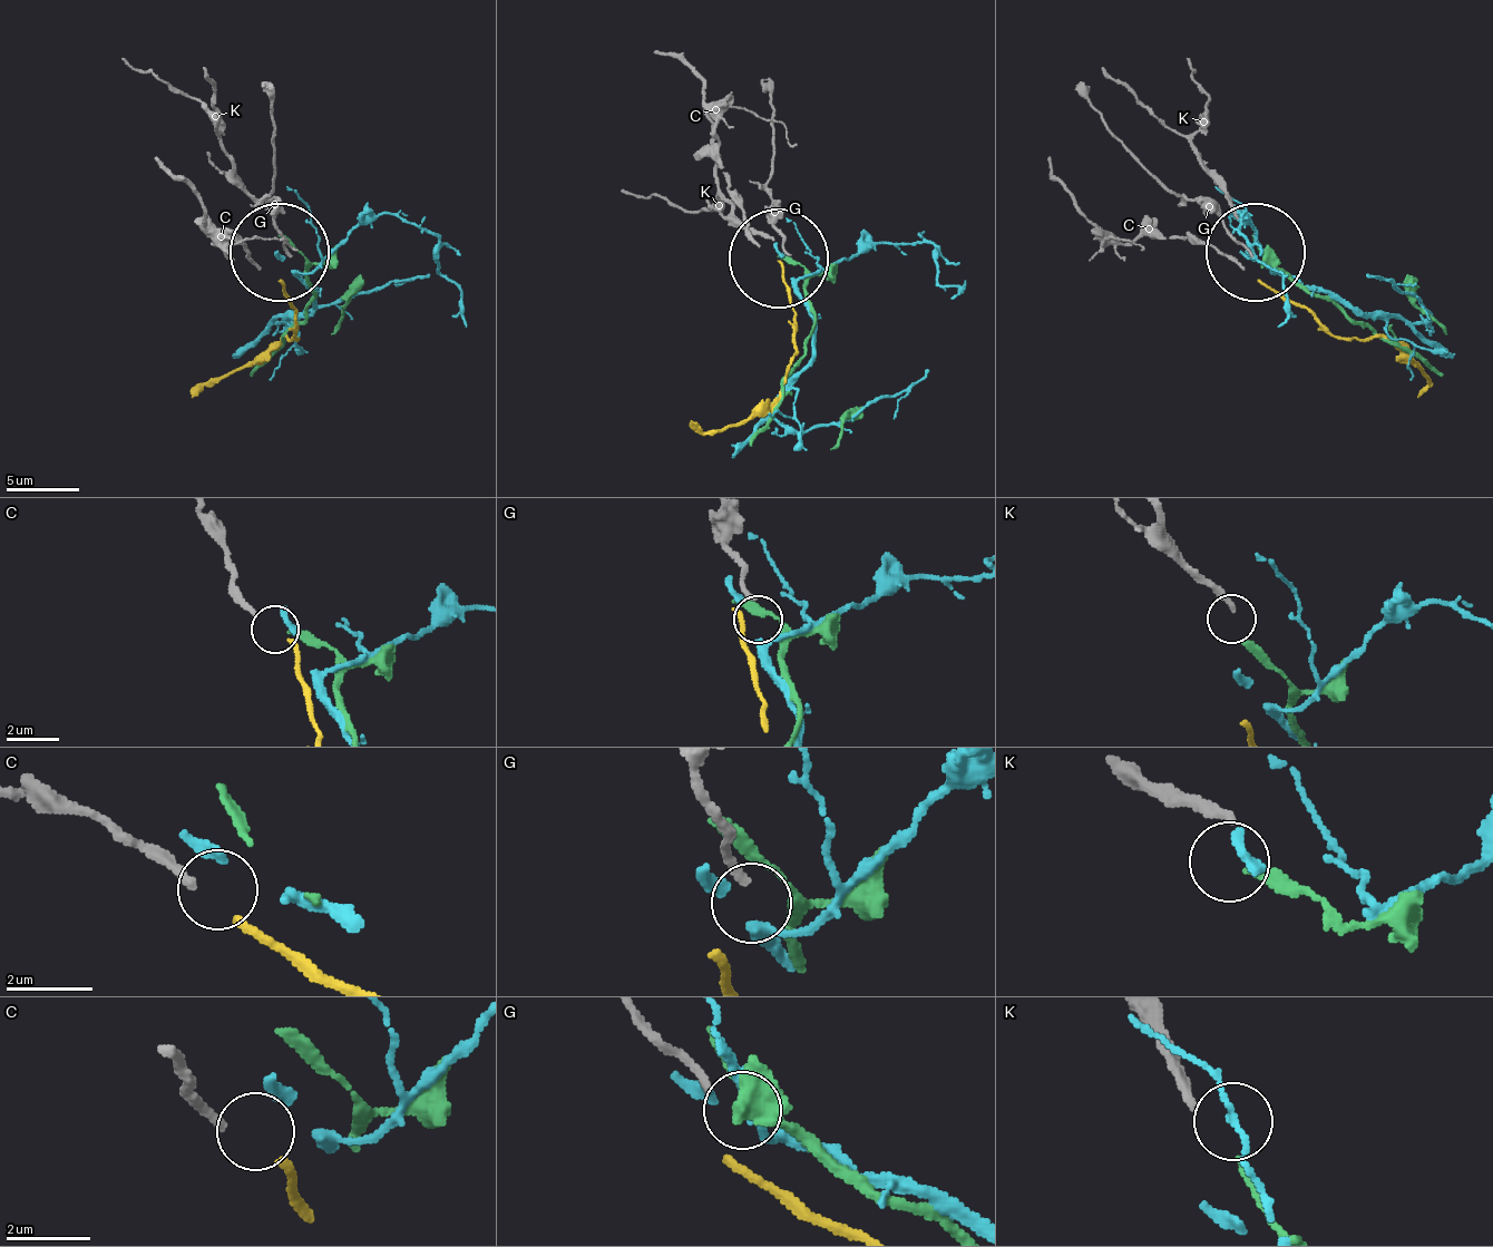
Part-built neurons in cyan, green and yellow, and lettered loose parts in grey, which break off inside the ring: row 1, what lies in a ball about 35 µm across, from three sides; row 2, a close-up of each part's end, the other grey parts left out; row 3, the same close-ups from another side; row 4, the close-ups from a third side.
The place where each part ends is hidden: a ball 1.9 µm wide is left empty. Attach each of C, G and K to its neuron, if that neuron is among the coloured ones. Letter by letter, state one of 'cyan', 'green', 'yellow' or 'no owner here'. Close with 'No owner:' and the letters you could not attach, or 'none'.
C: yellow
G: no owner here
K: green
No owner: G

